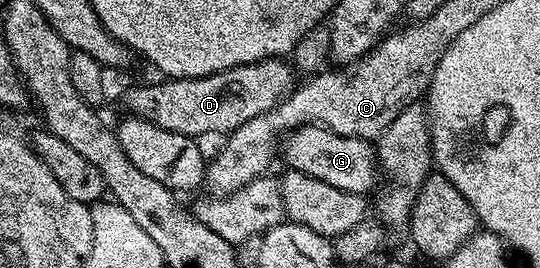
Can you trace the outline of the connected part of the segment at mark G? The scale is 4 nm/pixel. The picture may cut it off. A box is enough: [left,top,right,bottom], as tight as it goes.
[284,123,376,196]

